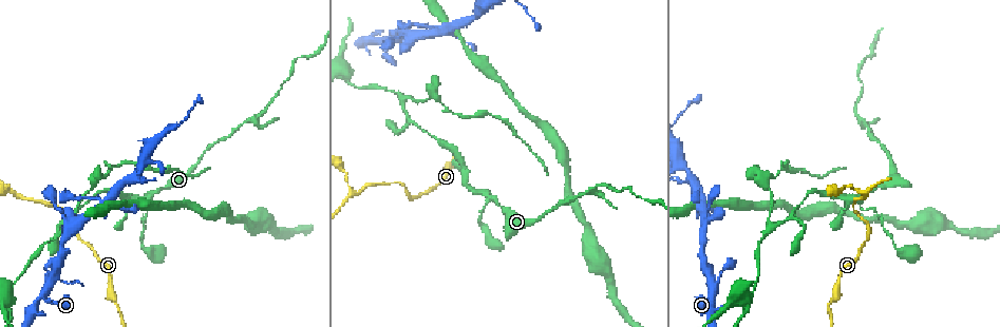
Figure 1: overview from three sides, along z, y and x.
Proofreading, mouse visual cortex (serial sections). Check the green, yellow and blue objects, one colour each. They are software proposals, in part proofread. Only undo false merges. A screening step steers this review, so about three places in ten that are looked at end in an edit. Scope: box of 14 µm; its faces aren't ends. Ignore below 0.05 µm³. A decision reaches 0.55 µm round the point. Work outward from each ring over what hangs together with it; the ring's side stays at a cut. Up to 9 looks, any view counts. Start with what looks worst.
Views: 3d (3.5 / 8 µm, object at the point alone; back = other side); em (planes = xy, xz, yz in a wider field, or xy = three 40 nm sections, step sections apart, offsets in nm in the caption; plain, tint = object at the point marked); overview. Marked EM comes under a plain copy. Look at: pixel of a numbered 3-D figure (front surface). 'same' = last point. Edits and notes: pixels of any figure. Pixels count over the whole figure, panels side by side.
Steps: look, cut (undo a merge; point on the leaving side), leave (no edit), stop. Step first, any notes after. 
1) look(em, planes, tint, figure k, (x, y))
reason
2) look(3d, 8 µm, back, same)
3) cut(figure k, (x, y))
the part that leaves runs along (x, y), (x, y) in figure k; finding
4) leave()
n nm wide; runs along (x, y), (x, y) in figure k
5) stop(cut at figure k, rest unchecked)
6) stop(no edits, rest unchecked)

look(3d, 3.5 µm, back, figure 1, (484, 189))
sharp bend

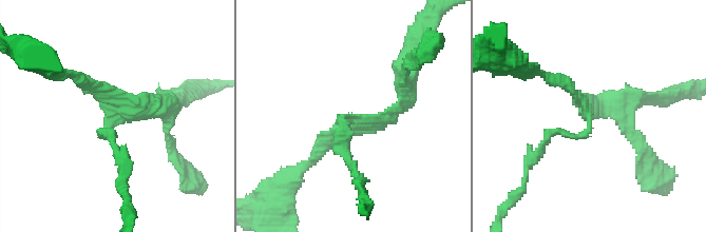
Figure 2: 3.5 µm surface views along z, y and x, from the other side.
look(em, planes, tint, figure 2, (109, 104))

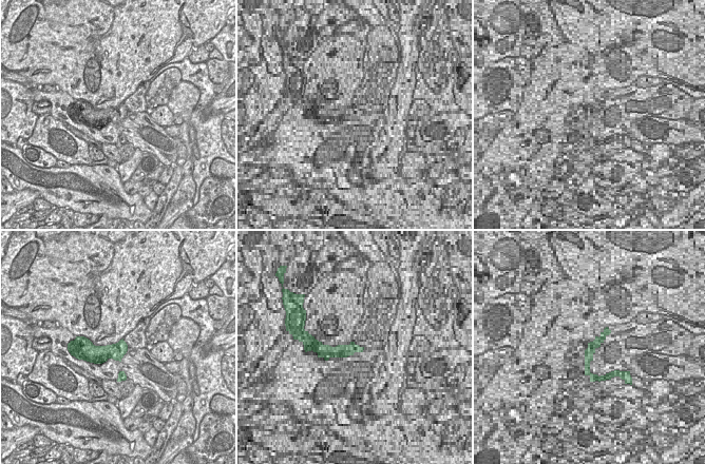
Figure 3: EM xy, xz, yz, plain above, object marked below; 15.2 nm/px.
leave()
3 arms; arms of 150, 200, 200 nm; runs along (302, 167), (405, 97) in figure 2; one cell here

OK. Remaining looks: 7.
look(em, planes, tint, figure 1, (772, 226))
three arms meet

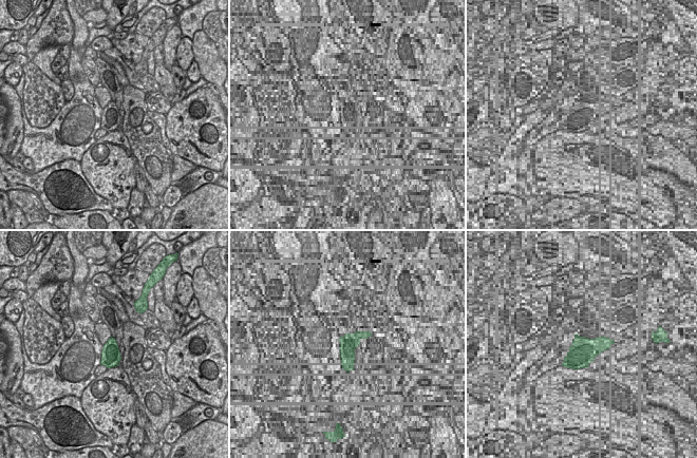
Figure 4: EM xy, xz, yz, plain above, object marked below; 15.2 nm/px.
look(3d, 3.5 µm, back, same)

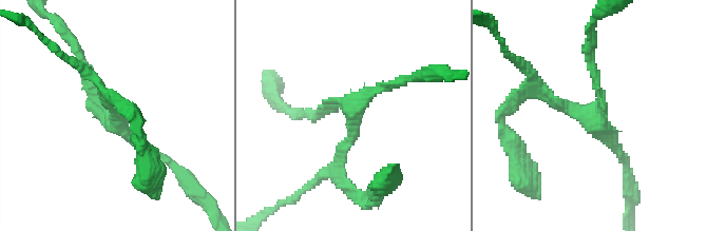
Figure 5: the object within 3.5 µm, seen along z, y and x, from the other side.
cut(figure 5, (594, 73))
3 arms; a second cell is stuck on

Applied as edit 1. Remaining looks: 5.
look(overview)
see it whole again

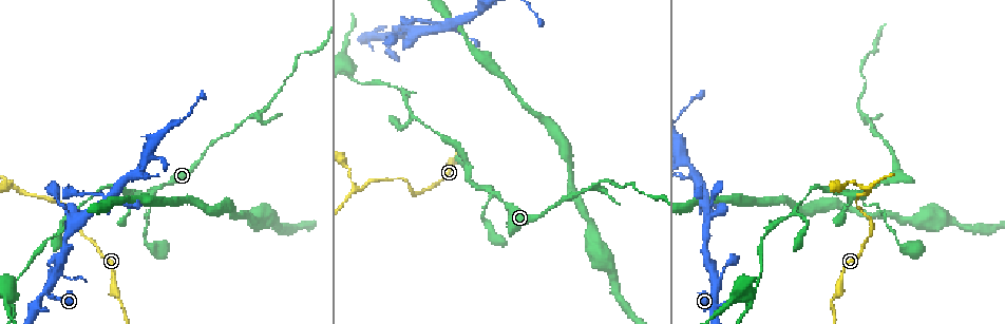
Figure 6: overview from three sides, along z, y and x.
look(3d, 3.5 µm, back, figure 6, (866, 189))
three arms meet

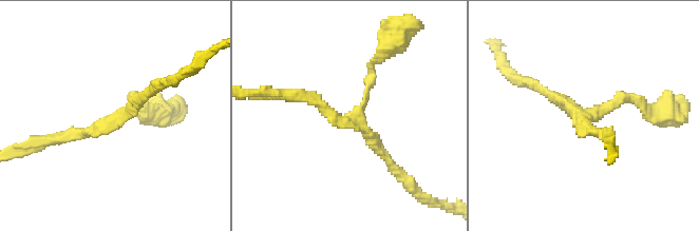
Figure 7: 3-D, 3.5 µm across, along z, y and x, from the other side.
look(em, xy, step 2, tint, figure 7, (352, 120))
3 arms; arms of 150, 150, 200 nm

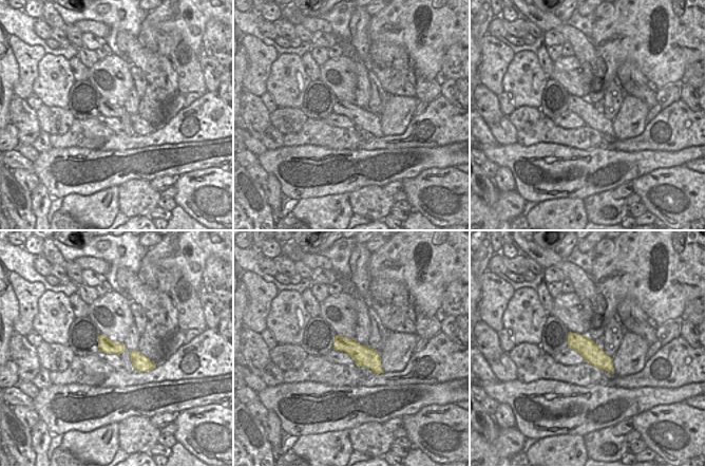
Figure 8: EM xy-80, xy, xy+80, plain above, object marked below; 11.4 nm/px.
leave()
runs along (571, 335), (610, 369) in figure 8; continuous, no second cell

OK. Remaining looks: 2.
look(em, xy, step 5, tint, figure 6, (384, 35))
four arms meet

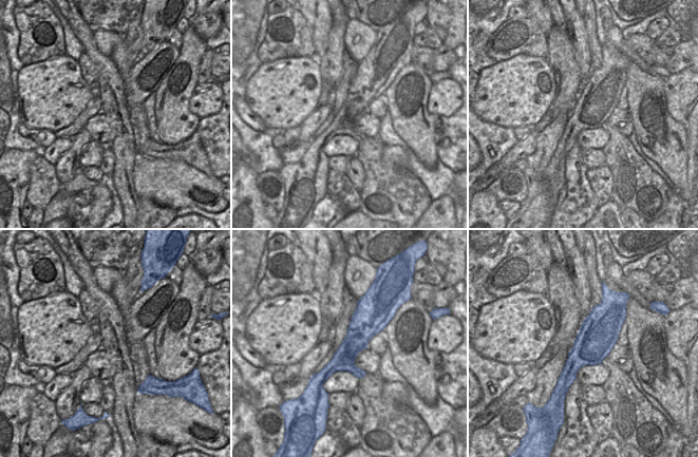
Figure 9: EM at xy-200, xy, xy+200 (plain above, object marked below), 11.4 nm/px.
look(3d, 3.5 µm, same)

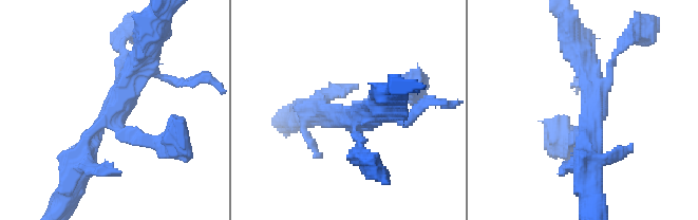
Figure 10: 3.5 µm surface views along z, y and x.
leave()
arms of 150, 150, 350, 350 nm; runs along (360, 303), (357, 339), (320, 381) in figure 9; one cell here

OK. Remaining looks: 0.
stop(cut at figure 5, rest unchecked)

